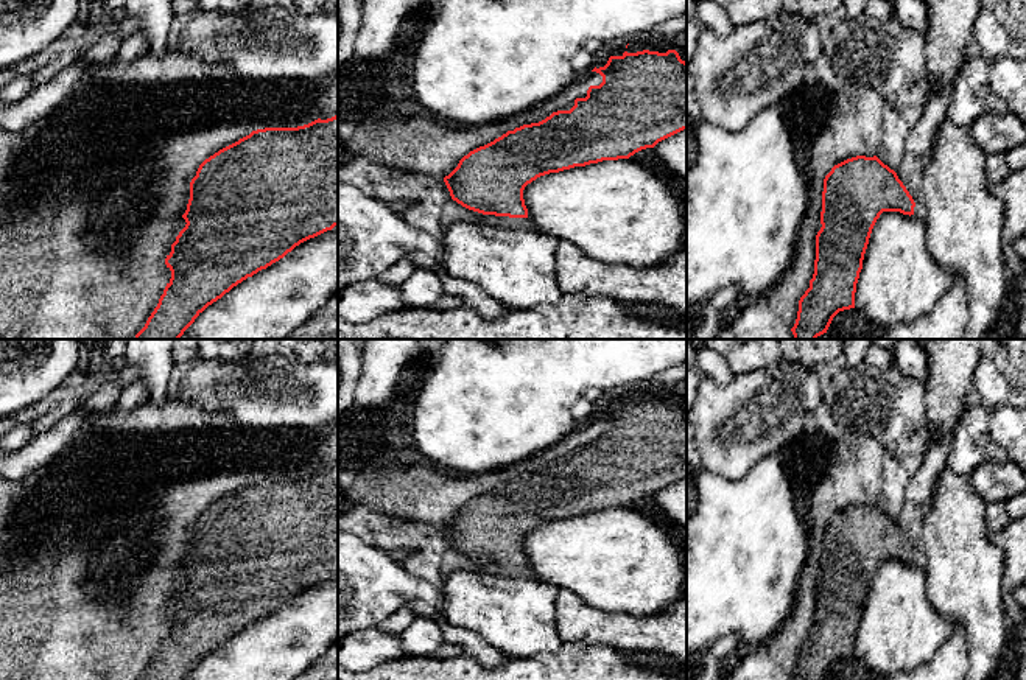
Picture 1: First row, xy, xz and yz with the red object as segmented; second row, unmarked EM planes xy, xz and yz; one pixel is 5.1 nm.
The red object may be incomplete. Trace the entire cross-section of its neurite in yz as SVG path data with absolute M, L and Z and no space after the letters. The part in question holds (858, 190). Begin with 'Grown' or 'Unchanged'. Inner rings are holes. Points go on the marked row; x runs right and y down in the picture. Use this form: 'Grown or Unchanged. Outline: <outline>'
Unchanged. Outline: M856 156L824 179L814 274L799 300L794 339L816 339L833 317L855 308L855 293L872 229L883 212L914 215L915 202L897 173L877 156Z

